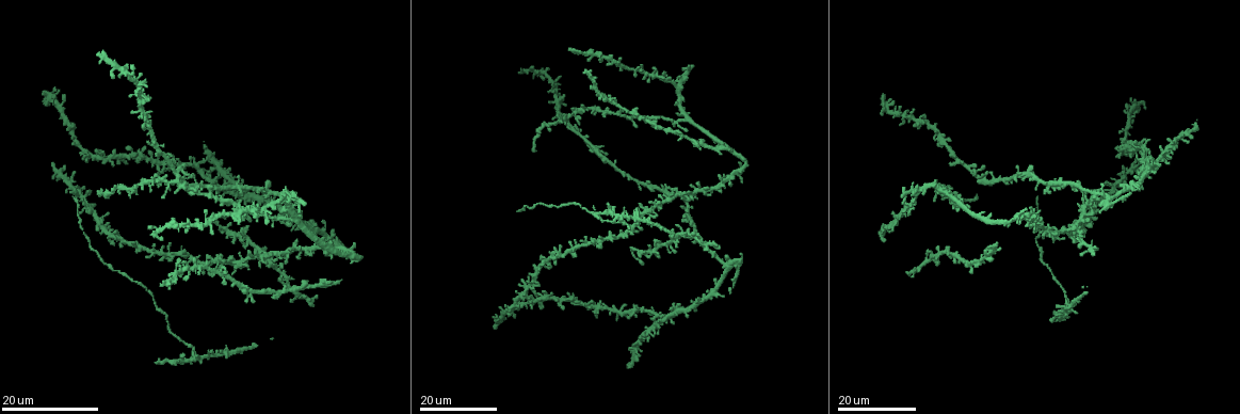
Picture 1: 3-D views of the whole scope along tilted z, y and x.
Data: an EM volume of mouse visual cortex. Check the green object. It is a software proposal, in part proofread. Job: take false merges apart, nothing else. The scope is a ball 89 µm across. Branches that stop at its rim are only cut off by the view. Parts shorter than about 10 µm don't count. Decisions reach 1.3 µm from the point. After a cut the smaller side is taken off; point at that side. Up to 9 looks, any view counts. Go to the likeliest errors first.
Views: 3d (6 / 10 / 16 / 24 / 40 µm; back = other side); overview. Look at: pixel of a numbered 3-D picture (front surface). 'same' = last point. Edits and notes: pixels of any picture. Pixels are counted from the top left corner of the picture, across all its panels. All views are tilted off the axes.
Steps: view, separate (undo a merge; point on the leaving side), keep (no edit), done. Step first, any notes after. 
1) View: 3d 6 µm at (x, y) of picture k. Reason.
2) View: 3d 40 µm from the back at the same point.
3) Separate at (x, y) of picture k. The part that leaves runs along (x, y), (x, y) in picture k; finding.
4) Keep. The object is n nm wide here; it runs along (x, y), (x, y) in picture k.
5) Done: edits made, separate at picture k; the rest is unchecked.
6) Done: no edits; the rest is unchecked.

View: 3d 24 µm at (703, 244) of picture 1. Thin arm on a thick one.

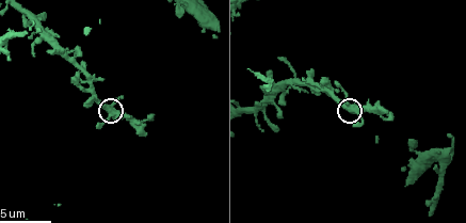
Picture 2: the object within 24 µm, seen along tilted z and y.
View: 3d 6 µm at (348, 105) of picture 2.

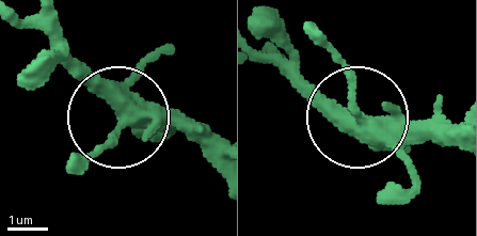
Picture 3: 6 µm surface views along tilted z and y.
Keep. 4 arms meet here; continuous, no second neuron.

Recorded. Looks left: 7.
View: 3d 24 µm at (575, 247) of picture 1. Four arms meet.

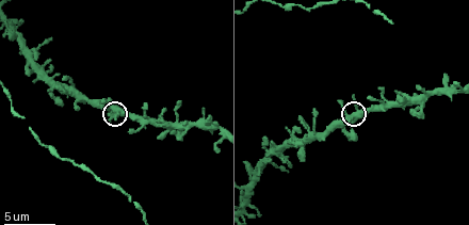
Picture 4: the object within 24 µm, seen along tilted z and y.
View: 3d 6 µm at (360, 113) of picture 4. Closer look.

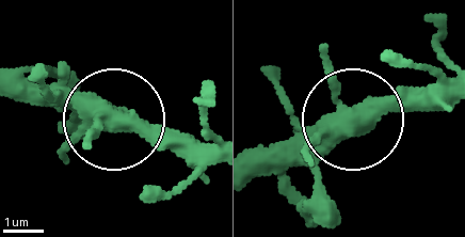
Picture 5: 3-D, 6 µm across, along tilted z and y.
Keep. 4 arms meet here; it runs along (13, 72), (170, 143), (188, 162), (175, 187) in picture 5; one neuron here.

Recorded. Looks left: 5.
View: 3d 24 µm at (238, 262) of picture 1. Four or more arms meet.

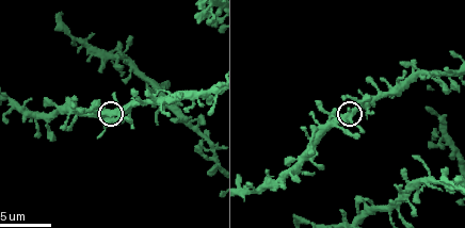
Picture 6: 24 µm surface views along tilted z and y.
View: 3d 10 µm at (348, 117) of picture 6.

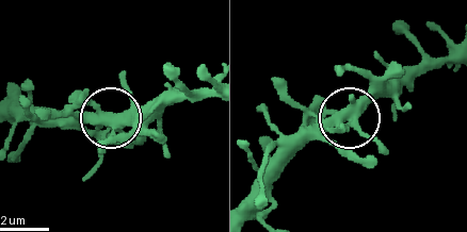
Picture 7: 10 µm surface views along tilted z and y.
View: 3d 10 µm from the back at (113, 124) of picture 7.

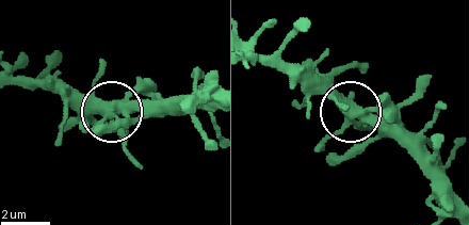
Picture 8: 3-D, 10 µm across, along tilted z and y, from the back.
Keep. The object is 400 nm wide here; one neuron here.

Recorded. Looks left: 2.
View: 3d 10 µm at (451, 186) of picture 6. Three arms meet.

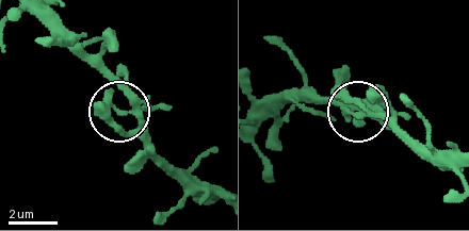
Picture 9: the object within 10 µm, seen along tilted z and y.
View: 3d 10 µm from the back at (120, 112) of picture 9. From behind.

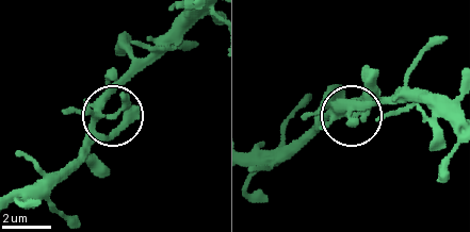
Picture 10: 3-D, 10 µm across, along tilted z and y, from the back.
Keep. The object is 280 nm wide here; one neuron here.

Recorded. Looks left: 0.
Done: no edits; the rest is unchecked.

